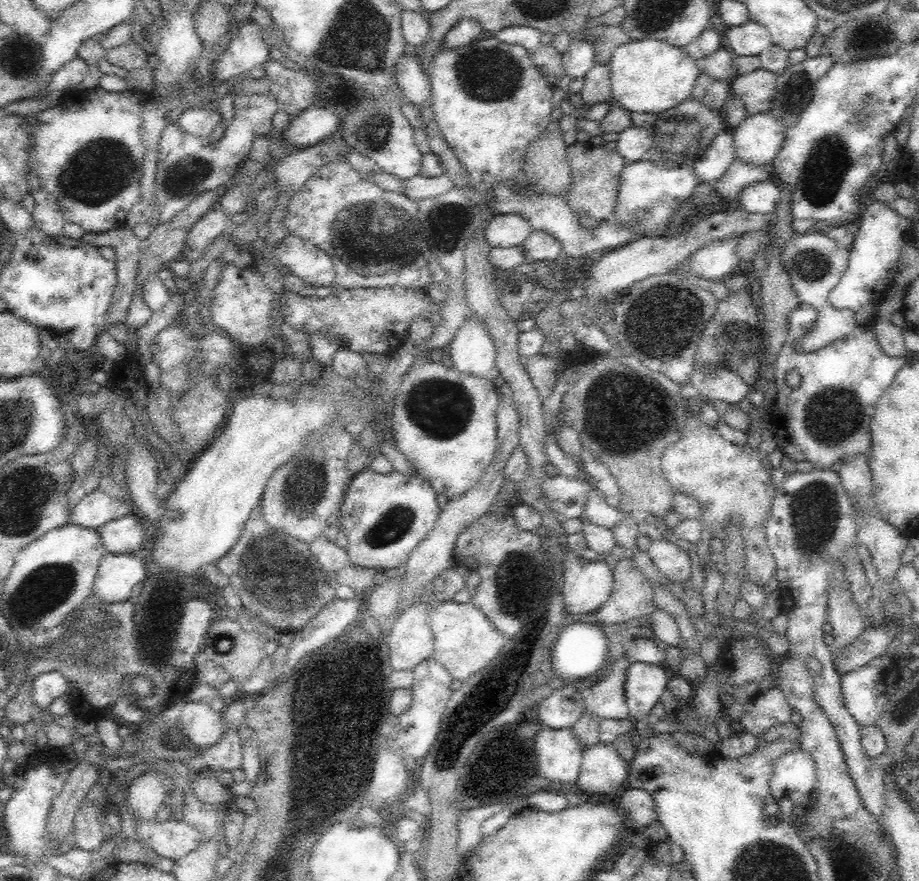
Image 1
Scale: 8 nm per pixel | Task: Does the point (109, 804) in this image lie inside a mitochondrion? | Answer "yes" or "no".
no

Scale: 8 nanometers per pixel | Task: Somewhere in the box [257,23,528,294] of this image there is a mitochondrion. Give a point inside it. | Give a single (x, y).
(380, 232)

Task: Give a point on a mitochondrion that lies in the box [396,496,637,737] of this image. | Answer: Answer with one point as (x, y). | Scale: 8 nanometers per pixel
(498, 683)

